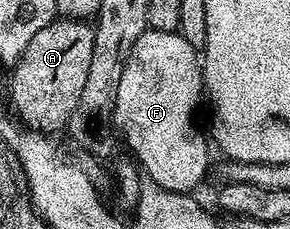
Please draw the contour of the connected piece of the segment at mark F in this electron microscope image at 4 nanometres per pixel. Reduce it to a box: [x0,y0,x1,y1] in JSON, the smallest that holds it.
[112,30,210,193]

